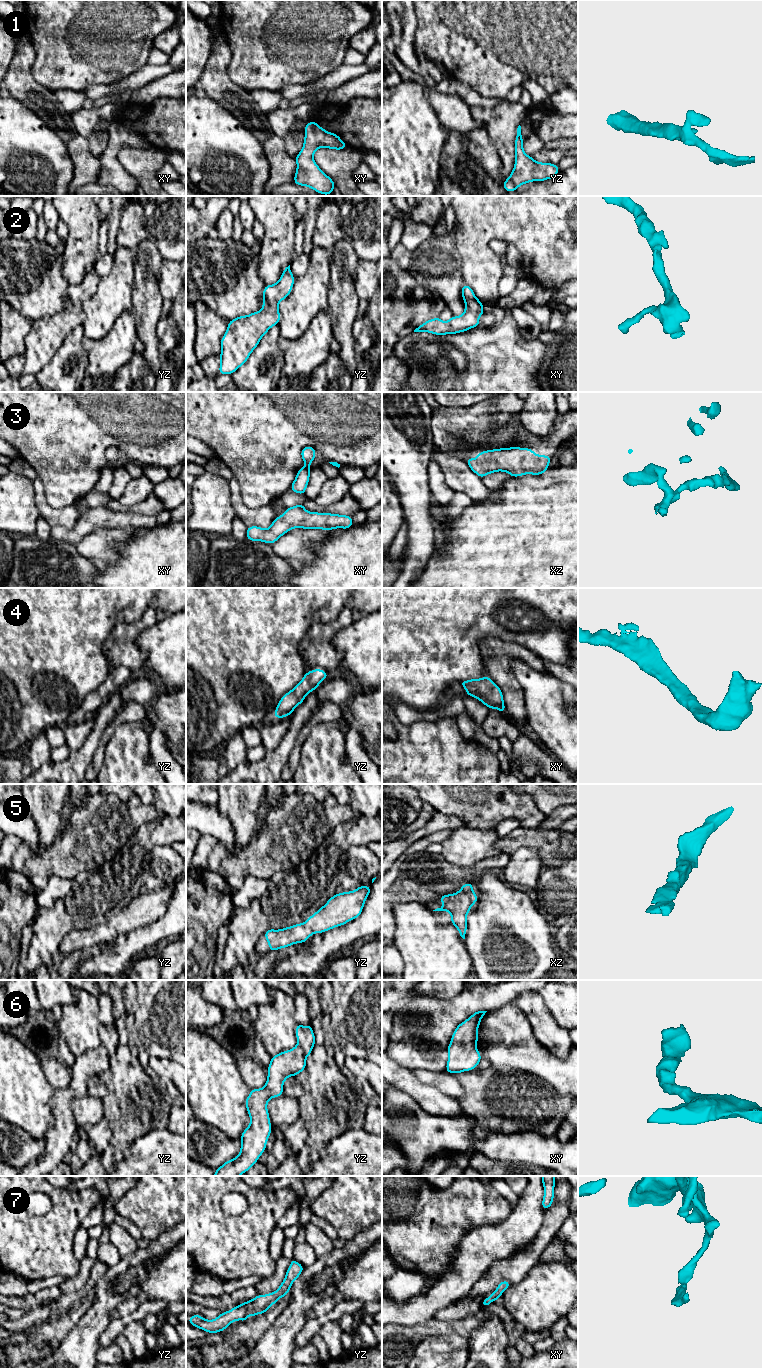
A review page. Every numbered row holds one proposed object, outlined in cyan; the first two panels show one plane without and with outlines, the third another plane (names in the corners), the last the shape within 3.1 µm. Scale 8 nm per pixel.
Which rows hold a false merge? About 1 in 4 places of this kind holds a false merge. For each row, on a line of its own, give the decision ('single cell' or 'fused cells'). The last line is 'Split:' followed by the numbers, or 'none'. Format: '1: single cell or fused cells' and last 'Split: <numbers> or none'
1: single cell
2: single cell
3: single cell
4: single cell
5: single cell
6: single cell
7: single cell
Split: none

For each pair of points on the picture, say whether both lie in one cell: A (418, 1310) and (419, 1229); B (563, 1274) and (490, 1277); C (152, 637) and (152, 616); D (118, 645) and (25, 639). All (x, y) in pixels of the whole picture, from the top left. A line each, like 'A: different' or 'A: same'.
A: different
B: different
C: different
D: different

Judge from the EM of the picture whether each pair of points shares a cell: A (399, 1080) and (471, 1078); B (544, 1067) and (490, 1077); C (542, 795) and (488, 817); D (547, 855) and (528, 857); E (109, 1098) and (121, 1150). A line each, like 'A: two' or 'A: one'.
A: two
B: two
C: two
D: two
E: one

